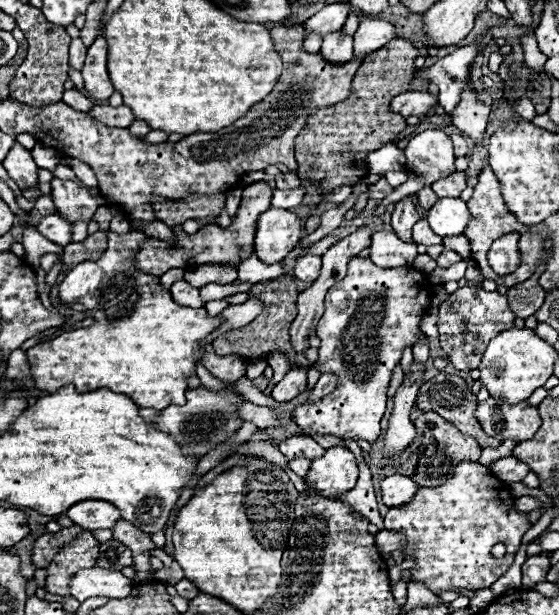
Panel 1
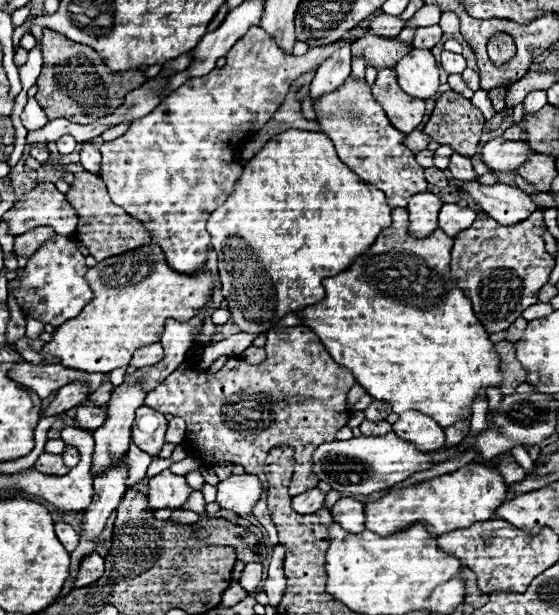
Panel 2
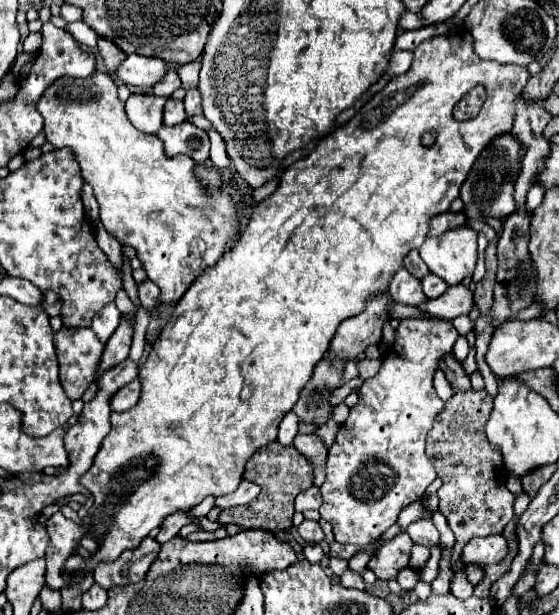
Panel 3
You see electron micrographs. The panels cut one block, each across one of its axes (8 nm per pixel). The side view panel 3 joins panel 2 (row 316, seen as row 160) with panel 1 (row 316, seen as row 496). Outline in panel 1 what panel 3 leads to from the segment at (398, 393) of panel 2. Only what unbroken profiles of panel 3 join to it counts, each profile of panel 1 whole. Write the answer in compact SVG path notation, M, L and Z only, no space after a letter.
M110 228L108 232L108 250L102 254L96 262L82 262L76 264L70 272L66 272L64 282L60 284L60 300L62 302L80 302L88 310L92 310L94 324L88 328L76 328L72 332L64 332L56 336L50 342L42 342L26 352L28 364L30 364L30 376L38 390L54 392L64 384L74 384L78 392L92 392L98 388L108 388L118 394L126 394L130 400L136 402L138 408L154 408L164 410L172 404L184 404L188 378L196 374L196 360L200 360L200 354L206 350L212 350L212 346L198 348L196 340L206 336L206 332L212 332L218 328L220 318L208 318L204 308L188 308L178 306L170 292L160 286L158 276L150 276L144 272L138 272L134 268L134 252L138 250L138 244L146 240L142 232L130 230L126 234L116 234Z

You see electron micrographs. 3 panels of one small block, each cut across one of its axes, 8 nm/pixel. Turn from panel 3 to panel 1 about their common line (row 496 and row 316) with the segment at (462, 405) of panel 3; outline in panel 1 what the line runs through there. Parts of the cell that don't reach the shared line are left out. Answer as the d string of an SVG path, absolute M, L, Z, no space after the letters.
M464 286L458 288L454 294L450 294L442 304L440 304L440 320L438 320L438 330L440 330L440 346L448 354L450 362L464 372L470 372L478 368L482 354L486 352L490 340L498 336L500 332L514 328L514 314L508 308L506 296L498 292L486 292L482 288L474 286Z

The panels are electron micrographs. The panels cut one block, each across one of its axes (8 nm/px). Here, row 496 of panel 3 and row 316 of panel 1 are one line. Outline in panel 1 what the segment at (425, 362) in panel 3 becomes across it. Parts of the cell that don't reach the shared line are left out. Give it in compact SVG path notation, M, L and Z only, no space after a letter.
M354 256L348 264L348 274L328 290L326 310L318 322L316 334L322 340L318 368L320 372L338 372L340 384L334 392L326 394L316 402L304 402L294 408L292 420L302 430L300 436L318 434L318 436L338 436L348 440L376 442L382 434L380 420L386 412L386 392L394 366L402 358L404 346L414 346L418 340L420 318L430 308L430 280L420 270L412 266L400 268L380 268L370 258Z

